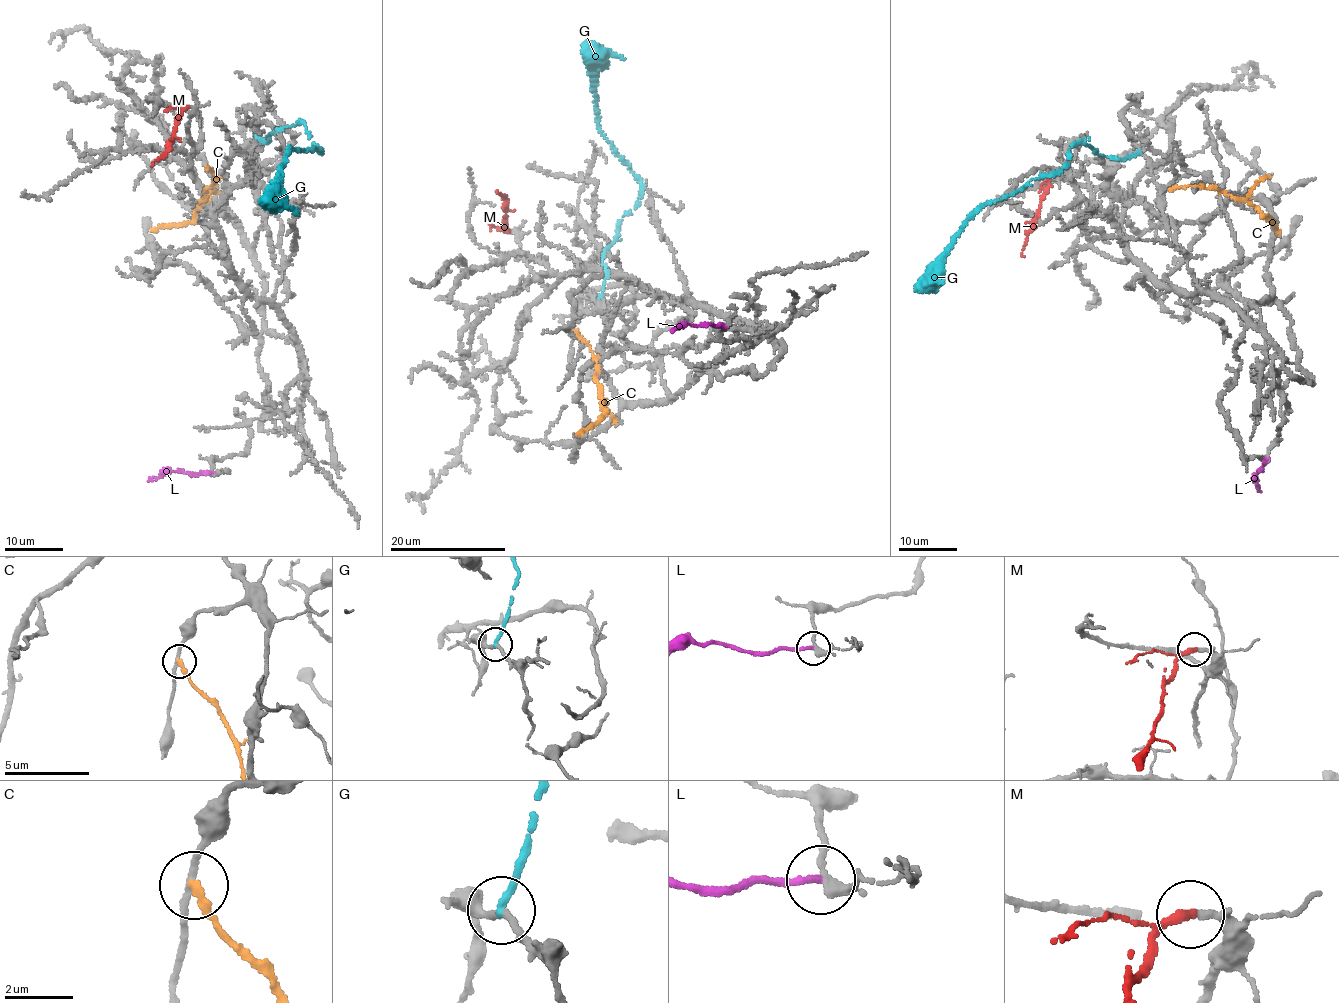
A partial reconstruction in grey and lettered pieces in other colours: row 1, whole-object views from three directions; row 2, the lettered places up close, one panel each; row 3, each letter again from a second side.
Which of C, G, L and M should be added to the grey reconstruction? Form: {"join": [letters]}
{"join": ["M"]}

